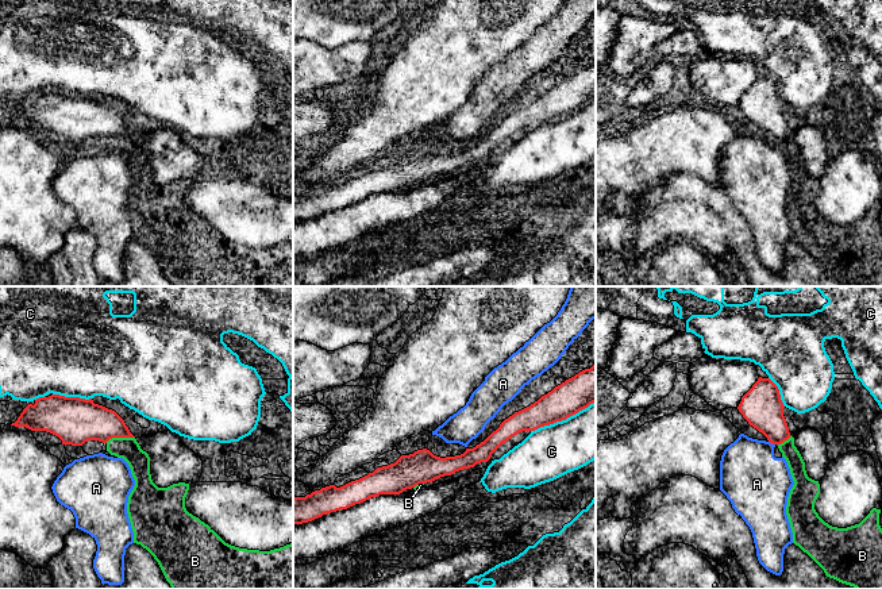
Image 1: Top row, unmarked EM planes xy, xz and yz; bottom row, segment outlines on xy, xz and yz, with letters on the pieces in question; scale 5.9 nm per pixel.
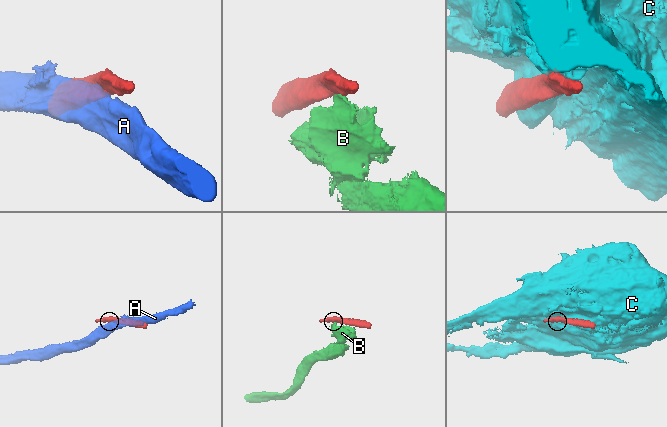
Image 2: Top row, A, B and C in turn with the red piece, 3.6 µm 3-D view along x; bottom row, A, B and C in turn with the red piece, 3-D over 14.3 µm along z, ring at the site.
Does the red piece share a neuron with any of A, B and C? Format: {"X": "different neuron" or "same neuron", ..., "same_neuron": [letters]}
{"A": "different neuron", "B": "different neuron", "C": "different neuron", "same_neuron": []}

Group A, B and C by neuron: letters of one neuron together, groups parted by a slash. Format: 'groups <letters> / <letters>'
groups A / B / C

